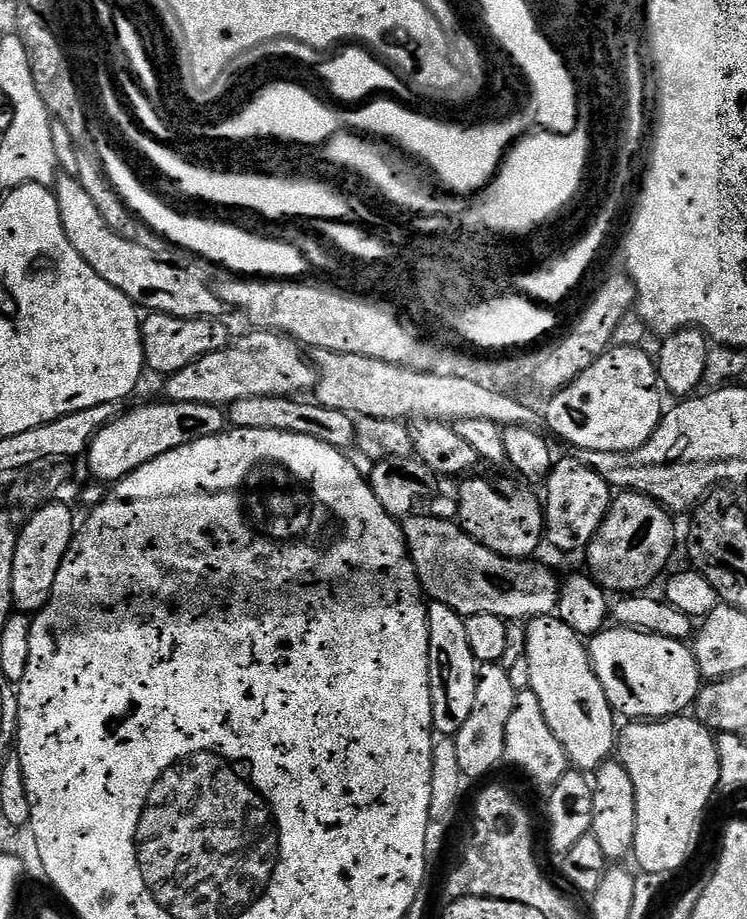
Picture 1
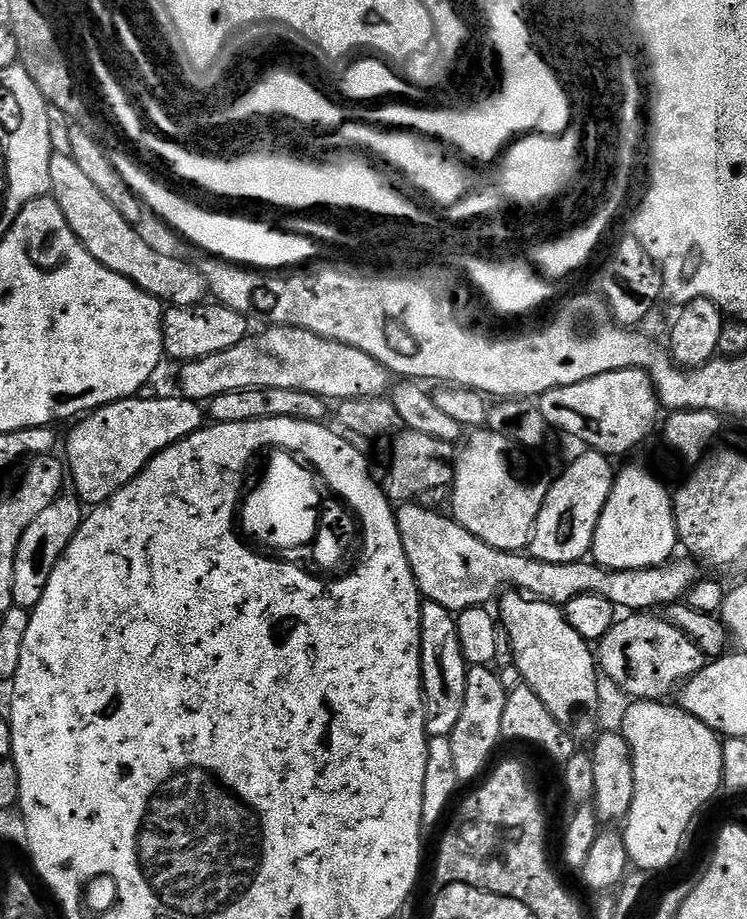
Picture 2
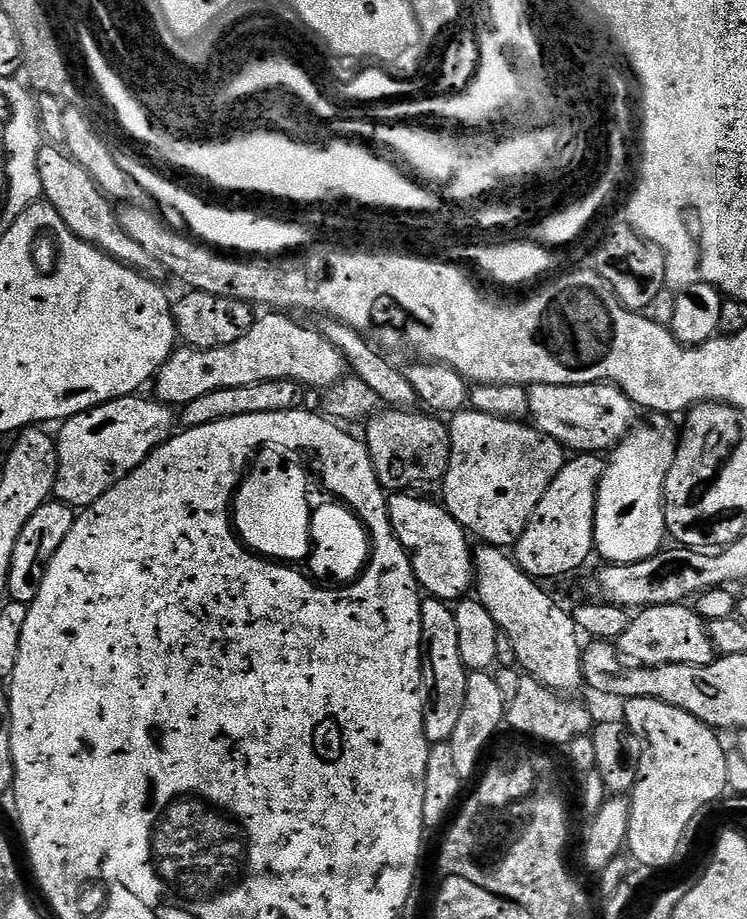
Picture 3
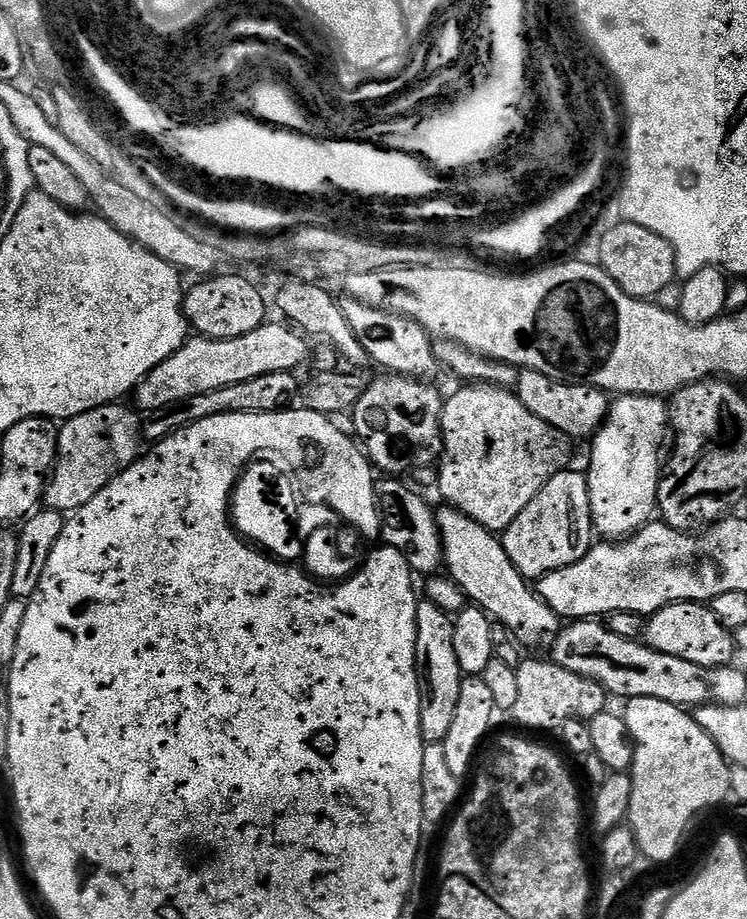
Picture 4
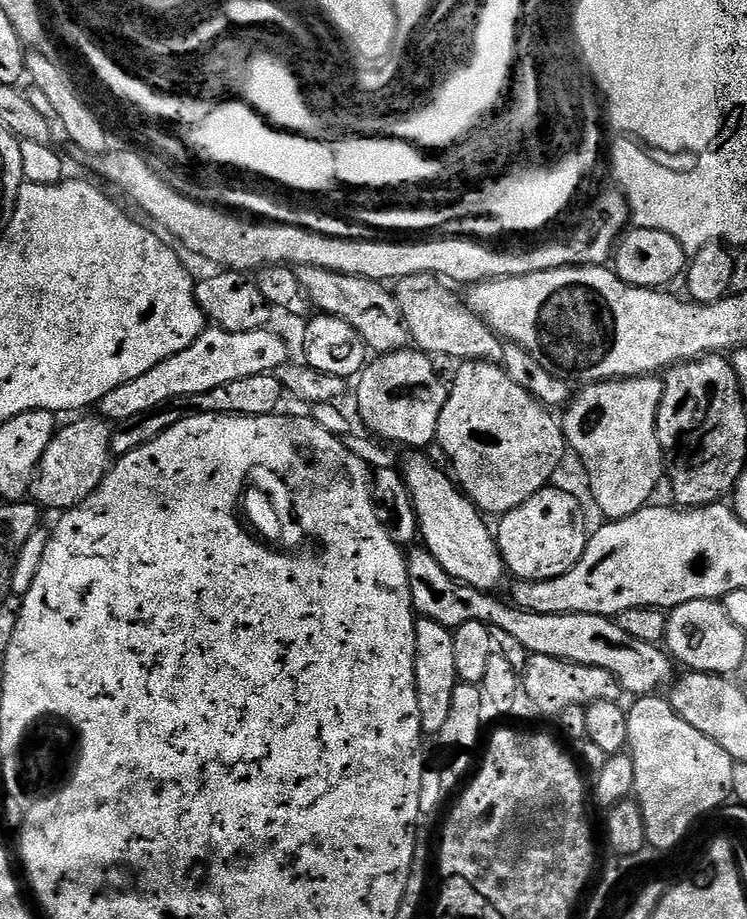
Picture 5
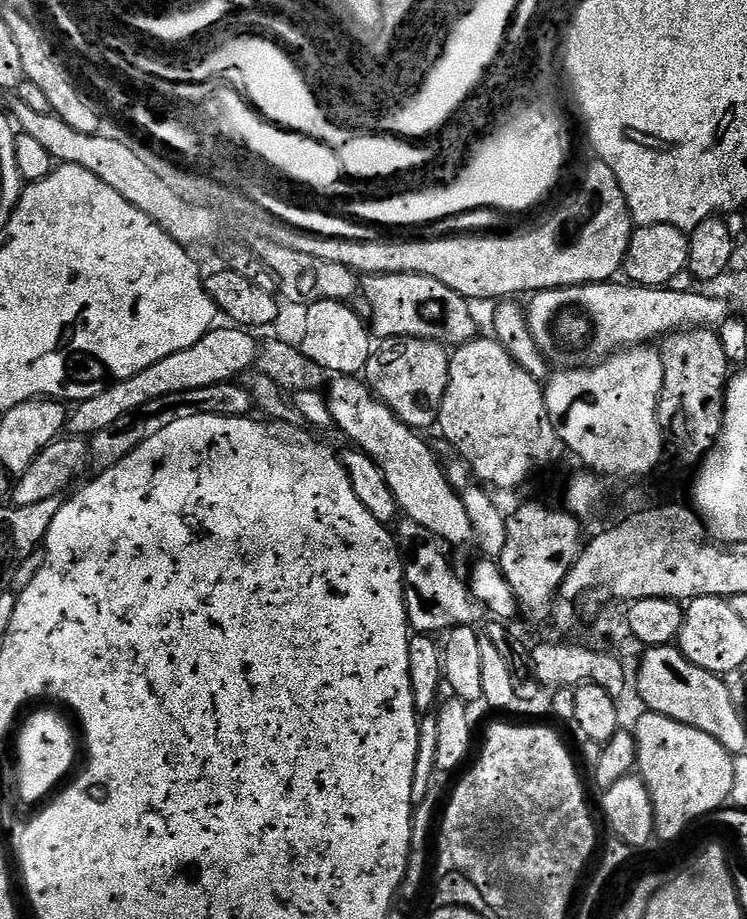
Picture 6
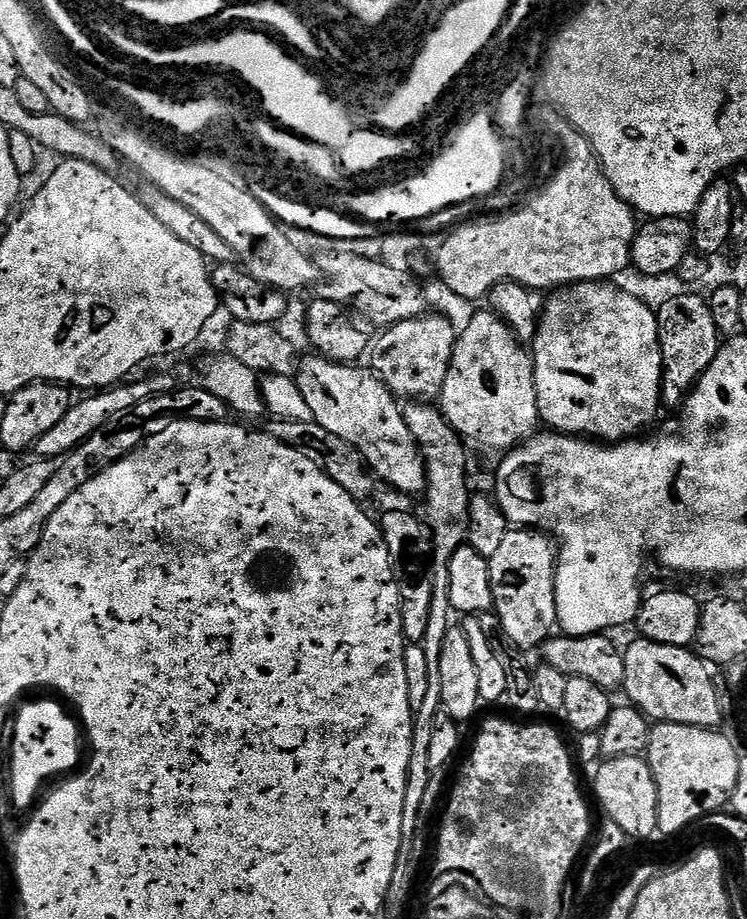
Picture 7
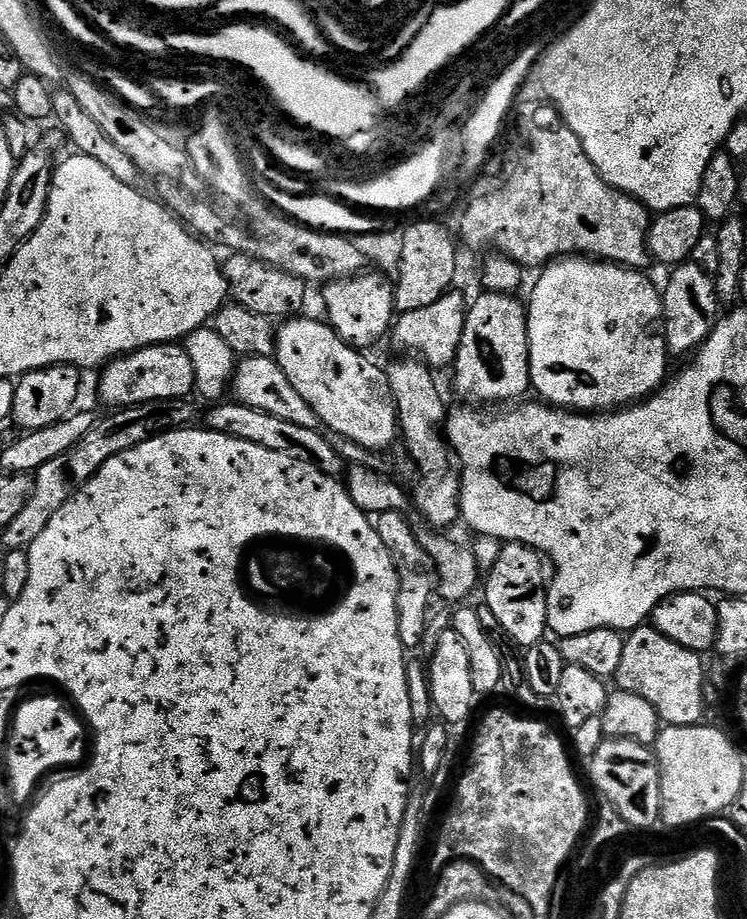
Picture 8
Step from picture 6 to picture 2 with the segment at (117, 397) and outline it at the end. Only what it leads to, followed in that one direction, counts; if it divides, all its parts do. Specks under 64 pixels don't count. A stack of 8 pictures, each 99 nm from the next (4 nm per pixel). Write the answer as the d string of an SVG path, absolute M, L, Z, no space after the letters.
M265 327L264 332L249 335L247 340L222 350L222 354L210 354L201 360L190 360L180 372L179 395L185 400L207 402L218 394L247 388L277 388L278 390L302 390L315 396L323 396L329 402L381 396L389 391L390 373L370 354L354 350L342 342L322 338L301 328Z

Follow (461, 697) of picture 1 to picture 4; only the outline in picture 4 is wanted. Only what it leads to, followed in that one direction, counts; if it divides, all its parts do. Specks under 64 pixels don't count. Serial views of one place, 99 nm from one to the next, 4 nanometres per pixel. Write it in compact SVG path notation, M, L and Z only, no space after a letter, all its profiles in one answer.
M421 599L416 606L416 672L420 675L420 725L425 745L443 744L450 726L454 723L454 713L458 710L458 694L462 690L464 671L458 666L454 654L454 620L449 613L442 611L434 602Z

